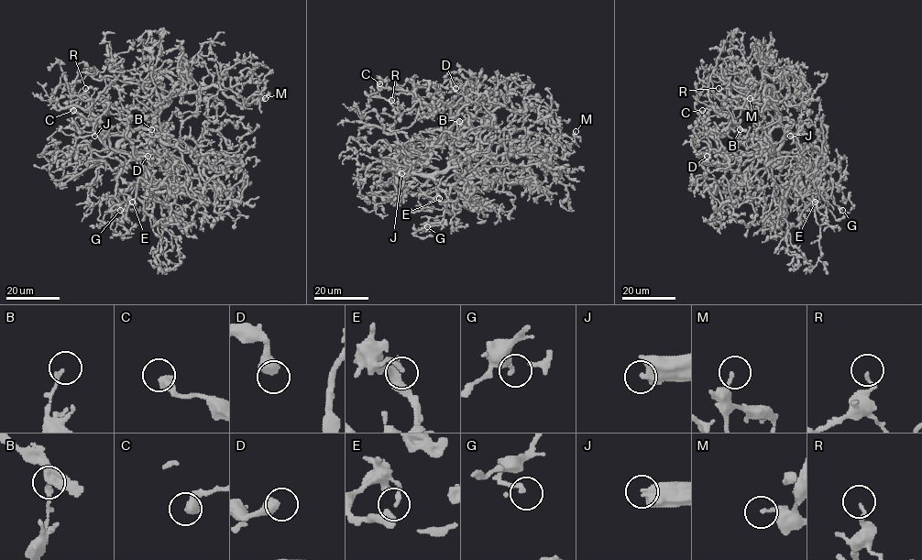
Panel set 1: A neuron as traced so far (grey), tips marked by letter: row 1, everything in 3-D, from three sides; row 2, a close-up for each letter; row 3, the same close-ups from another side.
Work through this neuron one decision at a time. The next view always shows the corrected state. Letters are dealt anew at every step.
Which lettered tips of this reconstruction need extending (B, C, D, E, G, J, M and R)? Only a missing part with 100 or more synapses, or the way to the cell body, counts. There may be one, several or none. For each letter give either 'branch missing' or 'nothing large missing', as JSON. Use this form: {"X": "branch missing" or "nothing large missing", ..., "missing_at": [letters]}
{"B": "nothing large missing", "C": "nothing large missing", "D": "nothing large missing", "E": "nothing large missing", "G": "nothing large missing", "J": "branch missing", "M": "nothing large missing", "R": "nothing large missing", "missing_at": ["J"]}

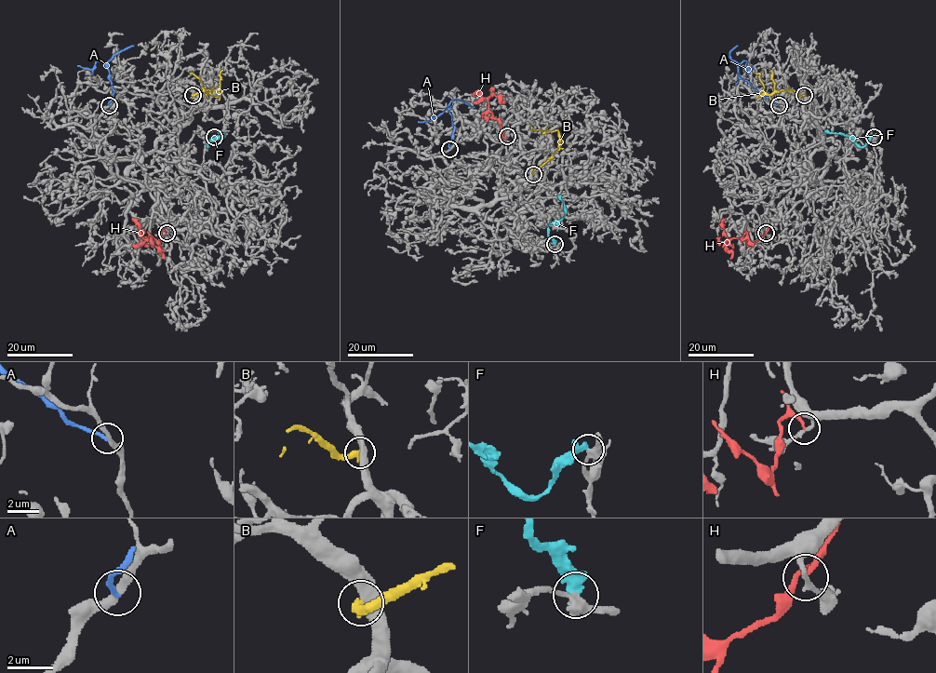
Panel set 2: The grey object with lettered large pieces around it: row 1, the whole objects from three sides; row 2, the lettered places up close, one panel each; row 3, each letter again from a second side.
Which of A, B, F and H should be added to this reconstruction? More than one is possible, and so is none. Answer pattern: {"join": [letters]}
{"join": []}

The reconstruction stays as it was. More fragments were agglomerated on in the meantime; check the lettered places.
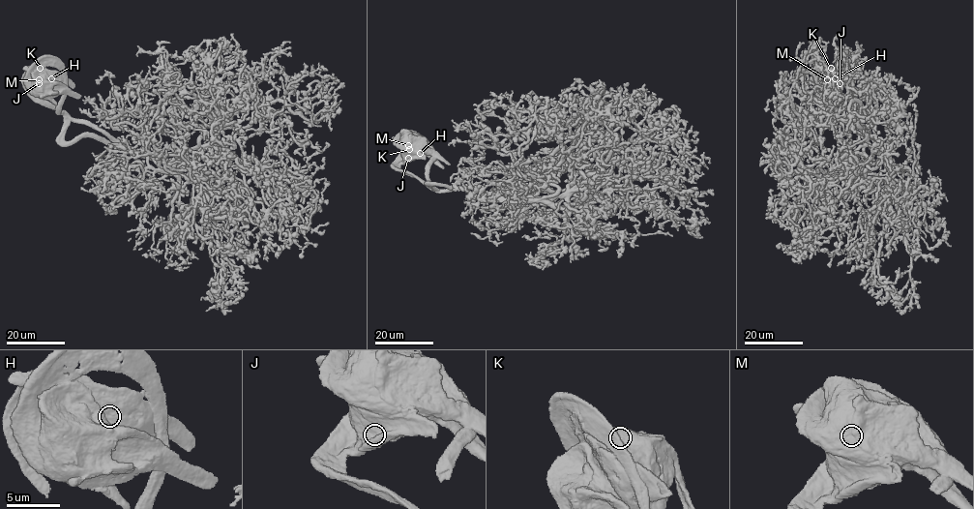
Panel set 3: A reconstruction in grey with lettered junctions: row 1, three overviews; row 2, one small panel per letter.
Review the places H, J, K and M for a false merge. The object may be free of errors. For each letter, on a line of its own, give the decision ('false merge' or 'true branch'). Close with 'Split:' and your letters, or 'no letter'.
H: true branch
J: true branch
K: true branch
M: false merge
Split: M

